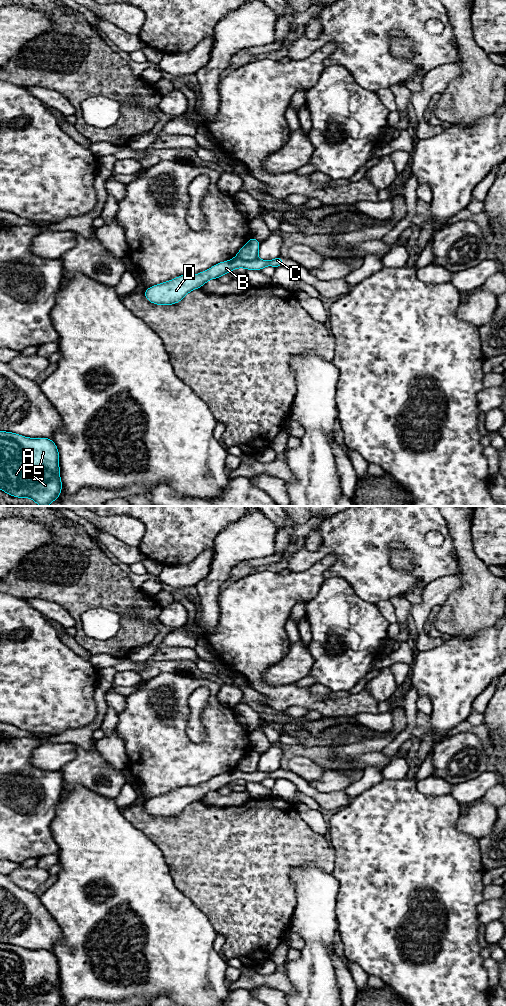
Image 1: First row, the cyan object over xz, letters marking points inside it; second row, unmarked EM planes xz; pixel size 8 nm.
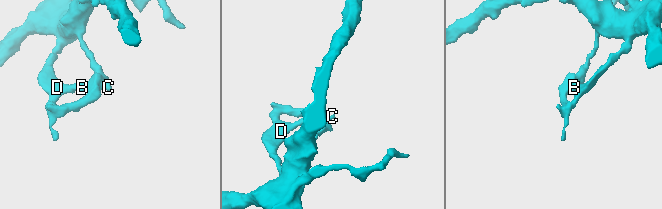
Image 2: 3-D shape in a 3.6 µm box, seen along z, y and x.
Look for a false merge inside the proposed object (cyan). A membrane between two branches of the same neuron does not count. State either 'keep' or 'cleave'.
cleave

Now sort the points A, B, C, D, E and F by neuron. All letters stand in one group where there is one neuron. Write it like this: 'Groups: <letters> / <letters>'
Groups: A E F / B C D

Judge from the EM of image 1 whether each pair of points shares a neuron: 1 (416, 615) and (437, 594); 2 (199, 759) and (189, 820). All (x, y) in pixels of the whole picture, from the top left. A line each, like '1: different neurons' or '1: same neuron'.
1: same neuron
2: different neurons

